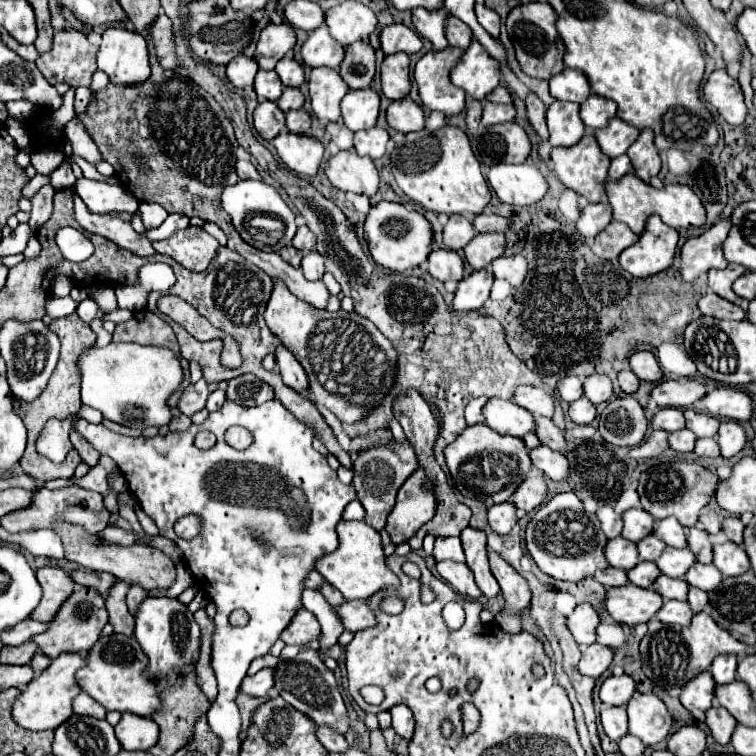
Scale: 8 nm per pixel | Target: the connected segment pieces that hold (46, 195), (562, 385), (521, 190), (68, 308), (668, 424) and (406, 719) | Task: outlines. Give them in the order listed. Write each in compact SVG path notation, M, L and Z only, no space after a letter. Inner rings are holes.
M45 184L33 198L33 210L31 210L31 220L29 226L33 230L37 230L53 212L53 196L55 196L55 188L51 188L49 184Z
M565 376L559 380L559 396L565 402L575 402L583 396L583 382L577 376Z
M527 162L517 166L511 164L493 166L487 174L487 180L501 202L517 204L517 206L535 204L549 190L549 184L539 172L539 168Z
M49 296L45 302L45 312L51 318L63 318L73 314L73 310L77 308L77 302L73 302L73 298L59 298L59 296Z
M661 408L653 420L651 420L653 428L663 428L667 432L675 432L675 430L683 430L685 428L685 418L683 418L683 410L681 408Z
M397 704L391 708L391 714L393 714L393 728L399 736L411 740L413 736L413 726L415 726L415 720L413 720L413 712L409 712L407 706L403 704Z

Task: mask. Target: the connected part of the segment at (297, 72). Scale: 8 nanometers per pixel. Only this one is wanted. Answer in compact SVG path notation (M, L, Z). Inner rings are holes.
M285 56L279 64L277 64L277 74L283 82L283 86L301 86L305 76L303 76L303 68L301 64L293 58L293 56Z

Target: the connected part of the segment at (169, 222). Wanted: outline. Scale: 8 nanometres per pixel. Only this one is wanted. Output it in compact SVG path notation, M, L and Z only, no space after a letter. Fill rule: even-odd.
M169 214L167 220L155 228L155 230L147 230L145 236L149 240L161 240L161 238L169 238L175 230L181 230L181 228L187 228L189 226L189 218L183 216L183 214Z

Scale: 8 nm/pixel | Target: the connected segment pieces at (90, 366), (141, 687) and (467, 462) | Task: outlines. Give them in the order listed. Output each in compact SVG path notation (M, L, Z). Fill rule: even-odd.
M111 342L105 348L83 350L79 356L79 368L83 376L81 402L97 408L107 420L131 428L161 428L171 422L167 400L183 382L183 368L169 348Z
M101 636L87 654L87 666L77 670L77 682L91 698L95 698L107 710L151 716L153 712L161 710L161 696L157 692L157 684L145 676L147 664L147 654L133 636Z
M485 424L465 428L465 432L445 448L445 458L457 490L467 498L483 500L487 504L509 500L531 470L531 458L525 442L515 436L497 434Z

